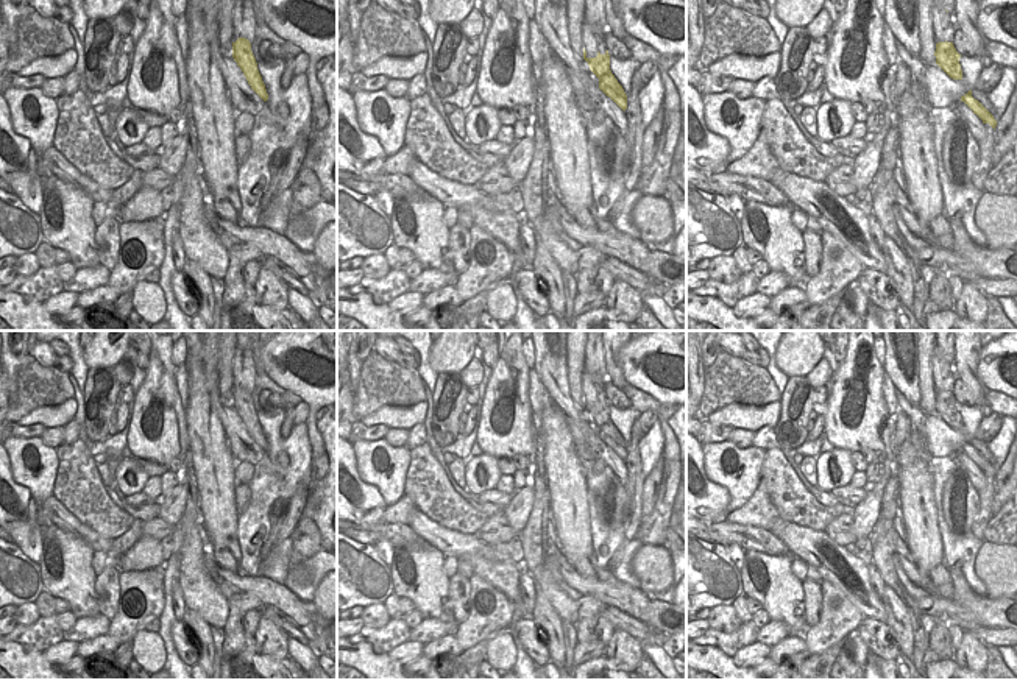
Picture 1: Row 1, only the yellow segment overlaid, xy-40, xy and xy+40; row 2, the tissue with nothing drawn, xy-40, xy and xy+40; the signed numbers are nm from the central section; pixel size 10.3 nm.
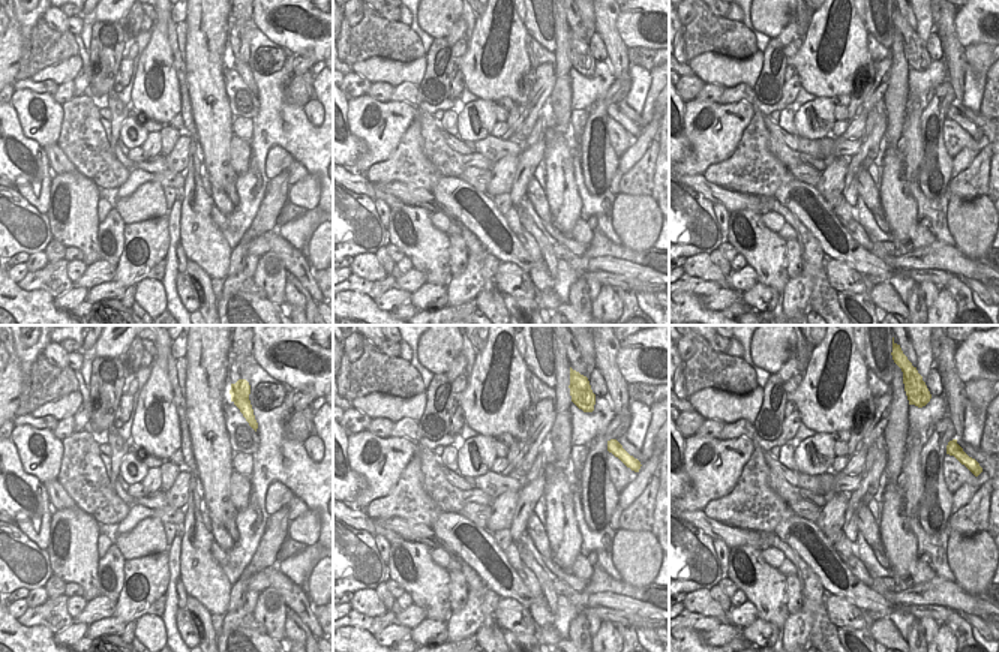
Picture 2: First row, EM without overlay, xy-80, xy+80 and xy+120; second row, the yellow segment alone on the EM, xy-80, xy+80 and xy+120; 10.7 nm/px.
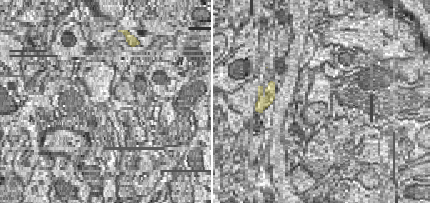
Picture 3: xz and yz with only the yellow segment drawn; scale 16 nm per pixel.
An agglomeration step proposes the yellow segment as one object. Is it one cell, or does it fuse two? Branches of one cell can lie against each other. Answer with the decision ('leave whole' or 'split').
split

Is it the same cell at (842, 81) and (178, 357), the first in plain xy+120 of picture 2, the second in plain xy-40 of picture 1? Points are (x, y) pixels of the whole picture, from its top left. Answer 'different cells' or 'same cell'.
different cells

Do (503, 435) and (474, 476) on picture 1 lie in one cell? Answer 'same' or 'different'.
different

